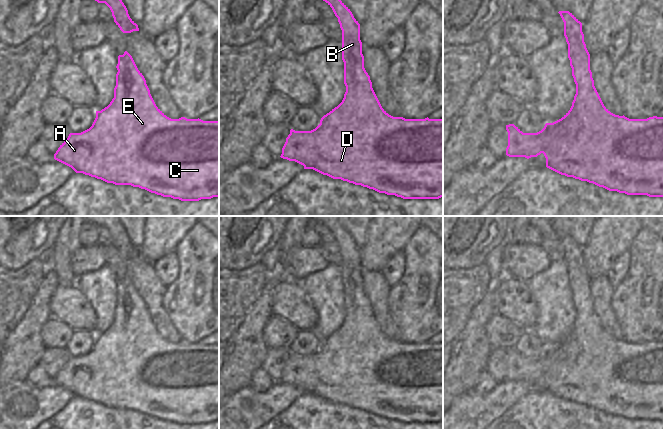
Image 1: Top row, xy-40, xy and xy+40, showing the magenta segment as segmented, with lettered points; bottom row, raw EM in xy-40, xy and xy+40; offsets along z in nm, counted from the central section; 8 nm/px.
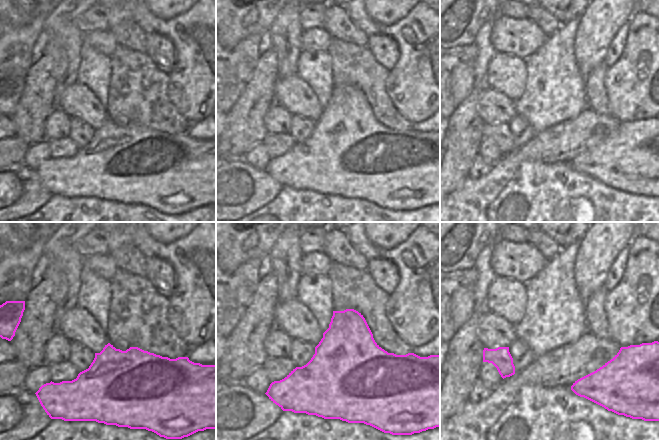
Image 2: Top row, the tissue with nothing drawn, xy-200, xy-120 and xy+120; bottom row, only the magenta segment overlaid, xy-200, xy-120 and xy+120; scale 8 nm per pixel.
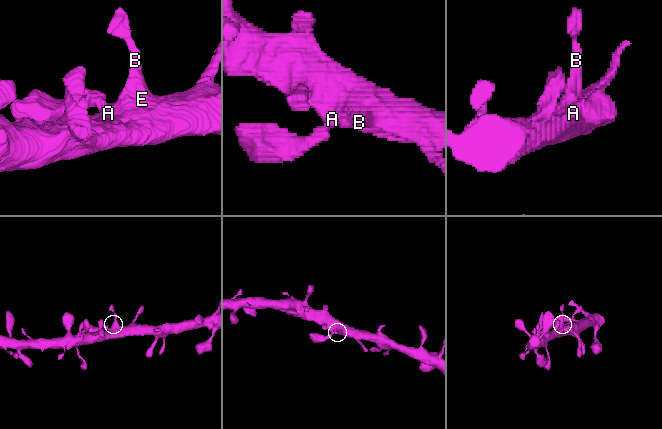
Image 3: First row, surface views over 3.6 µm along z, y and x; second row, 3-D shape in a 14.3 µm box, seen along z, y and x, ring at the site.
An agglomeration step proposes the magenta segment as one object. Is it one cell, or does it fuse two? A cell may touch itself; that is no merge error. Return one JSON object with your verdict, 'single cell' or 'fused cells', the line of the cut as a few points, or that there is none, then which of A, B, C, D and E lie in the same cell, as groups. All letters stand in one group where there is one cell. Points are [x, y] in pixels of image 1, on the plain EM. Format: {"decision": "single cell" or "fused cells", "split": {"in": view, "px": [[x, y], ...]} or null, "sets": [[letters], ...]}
{"decision": "single cell", "split": null, "sets": [["A", "B", "C", "D", "E"]]}

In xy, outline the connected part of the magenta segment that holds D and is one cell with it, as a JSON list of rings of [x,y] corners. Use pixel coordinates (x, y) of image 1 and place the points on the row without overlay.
[[[309,216],[310,219],[319,221],[325,225],[333,234],[338,242],[340,252],[342,254],[342,284],[344,286],[344,308],[346,316],[342,326],[324,339],[320,348],[311,355],[295,355],[290,354],[290,358],[286,362],[286,366],[282,372],[281,382],[289,385],[295,385],[304,390],[304,393],[313,393],[323,399],[327,399],[333,403],[341,403],[355,409],[361,409],[369,413],[373,413],[379,417],[387,419],[395,419],[403,423],[439,423],[443,421],[443,343],[405,343],[403,341],[393,341],[389,339],[381,330],[373,312],[370,300],[364,292],[364,280],[362,278],[362,266],[360,264],[360,248],[354,242],[350,233],[340,224],[338,216]]]

